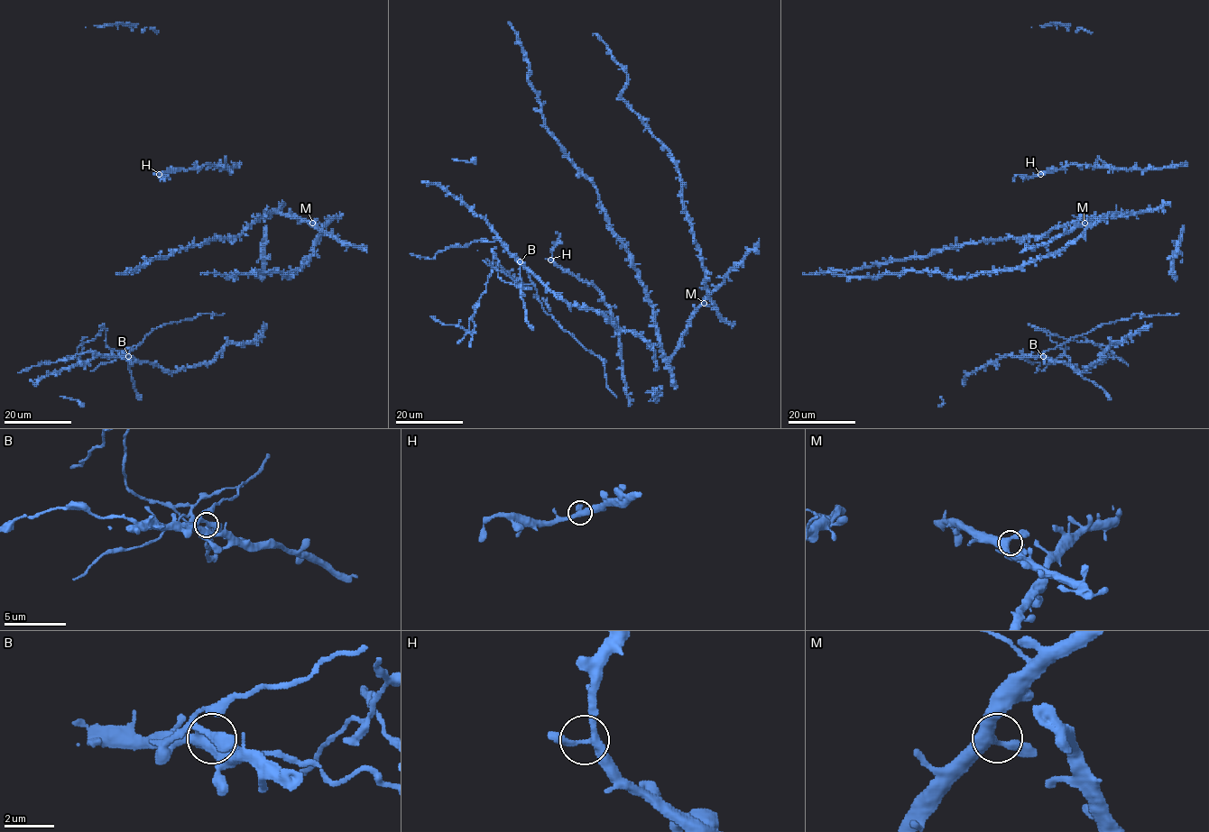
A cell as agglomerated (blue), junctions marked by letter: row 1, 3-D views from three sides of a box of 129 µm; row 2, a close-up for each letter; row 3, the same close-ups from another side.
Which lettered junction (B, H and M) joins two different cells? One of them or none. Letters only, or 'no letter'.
B

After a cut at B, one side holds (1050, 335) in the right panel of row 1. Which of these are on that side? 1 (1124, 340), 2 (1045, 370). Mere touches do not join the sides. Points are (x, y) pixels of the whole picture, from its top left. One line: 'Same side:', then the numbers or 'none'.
Same side: 2

